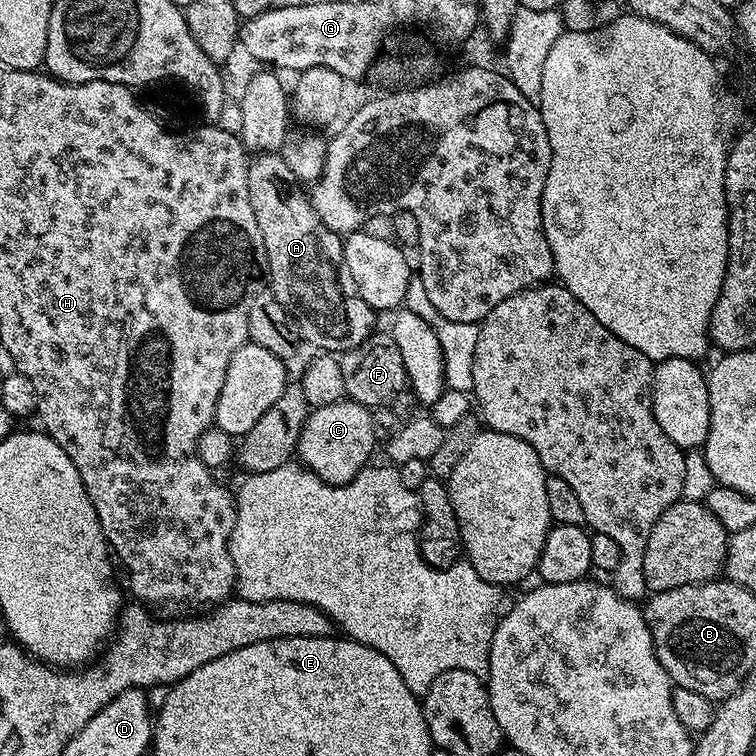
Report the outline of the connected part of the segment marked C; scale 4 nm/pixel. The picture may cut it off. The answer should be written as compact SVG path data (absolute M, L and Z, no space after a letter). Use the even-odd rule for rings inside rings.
M351 398L315 409L306 418L298 438L296 456L299 463L328 484L348 484L369 467L368 459L376 448L376 424L372 416L369 408Z

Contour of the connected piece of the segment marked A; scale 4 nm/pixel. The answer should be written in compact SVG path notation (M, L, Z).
M279 151L251 157L248 166L250 206L254 206L254 219L258 221L258 230L262 230L262 242L266 246L266 280L274 298L278 298L296 319L300 335L307 343L309 340L316 350L328 354L343 354L373 335L372 323L377 313L365 310L357 295L344 293L340 285L344 259L341 233L324 225L312 208L311 199L305 191L303 194L295 188L298 186L292 179L292 172Z

